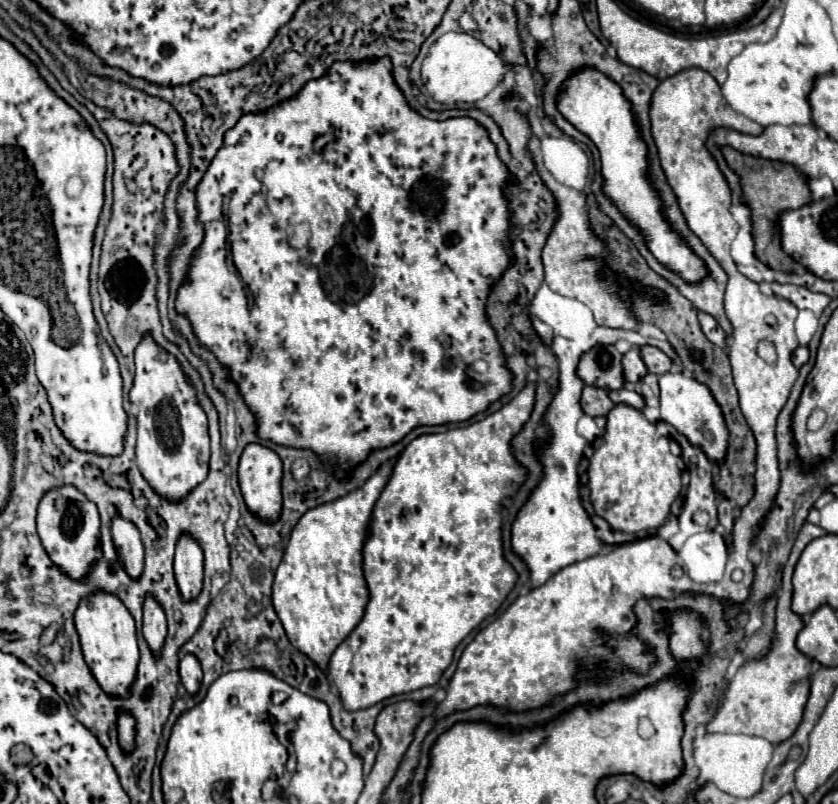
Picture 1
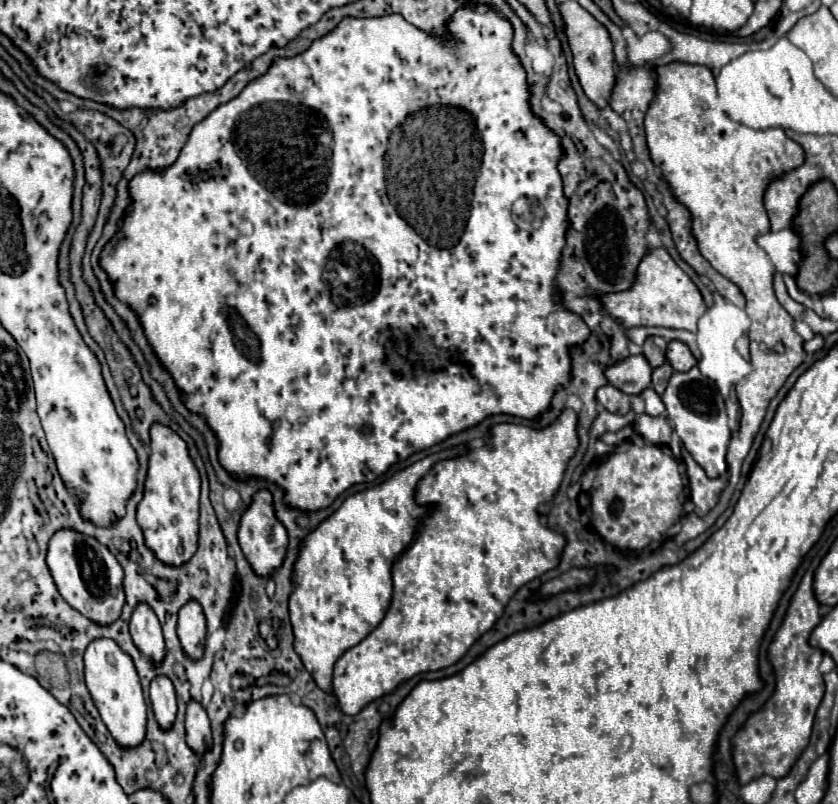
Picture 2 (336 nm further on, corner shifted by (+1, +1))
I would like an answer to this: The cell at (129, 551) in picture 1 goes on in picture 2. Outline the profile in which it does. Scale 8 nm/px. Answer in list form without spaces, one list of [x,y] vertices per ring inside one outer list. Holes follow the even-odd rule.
[[[140,603],[134,609],[134,615],[130,619],[130,635],[140,653],[146,655],[154,665],[160,665],[164,661],[166,645],[162,629],[154,611],[146,603]]]

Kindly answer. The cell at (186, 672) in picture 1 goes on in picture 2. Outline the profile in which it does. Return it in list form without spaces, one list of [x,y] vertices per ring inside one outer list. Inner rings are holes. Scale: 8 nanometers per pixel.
[[[192,701],[186,709],[186,743],[196,755],[202,755],[212,747],[208,715],[204,707],[196,701]]]

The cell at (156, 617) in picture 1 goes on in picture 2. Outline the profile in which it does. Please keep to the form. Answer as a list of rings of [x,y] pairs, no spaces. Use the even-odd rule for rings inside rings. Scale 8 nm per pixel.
[[[156,677],[150,685],[150,701],[158,725],[168,731],[176,719],[176,691],[170,679]]]

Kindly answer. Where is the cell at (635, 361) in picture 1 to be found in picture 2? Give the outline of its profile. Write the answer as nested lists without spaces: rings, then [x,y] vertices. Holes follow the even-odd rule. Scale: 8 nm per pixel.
[[[648,337],[644,343],[644,357],[652,367],[660,367],[666,363],[666,339],[664,337]]]

